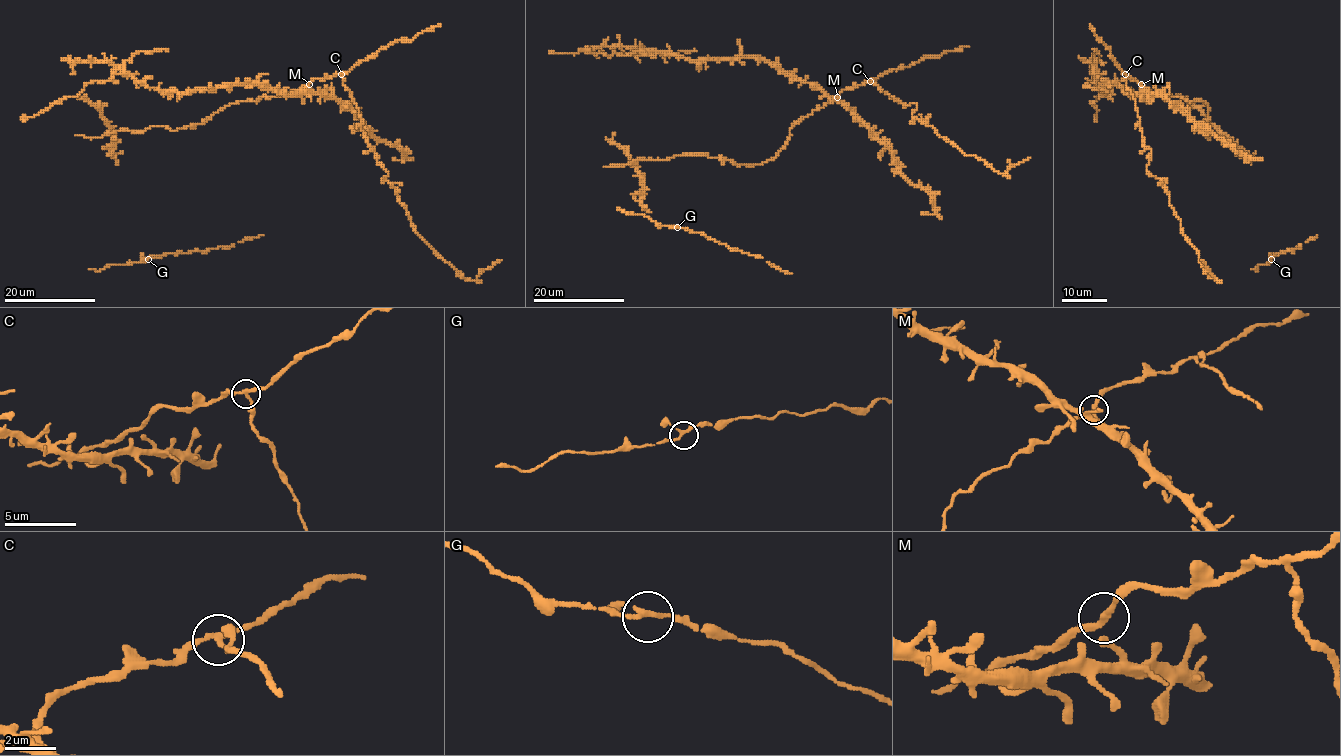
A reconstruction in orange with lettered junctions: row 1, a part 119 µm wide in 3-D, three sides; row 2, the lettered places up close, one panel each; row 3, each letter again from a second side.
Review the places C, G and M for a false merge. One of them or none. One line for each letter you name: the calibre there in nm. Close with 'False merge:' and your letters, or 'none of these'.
C: Thickness 190 nm
False merge: C

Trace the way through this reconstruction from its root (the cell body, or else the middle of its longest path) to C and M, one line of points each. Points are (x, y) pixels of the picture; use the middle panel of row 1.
C: (775, 155), (784, 146), (790, 129), (796, 123), (822, 108), (843, 90), (870, 81)
M: (775, 155), (784, 146), (790, 129), (796, 123), (838, 97)

